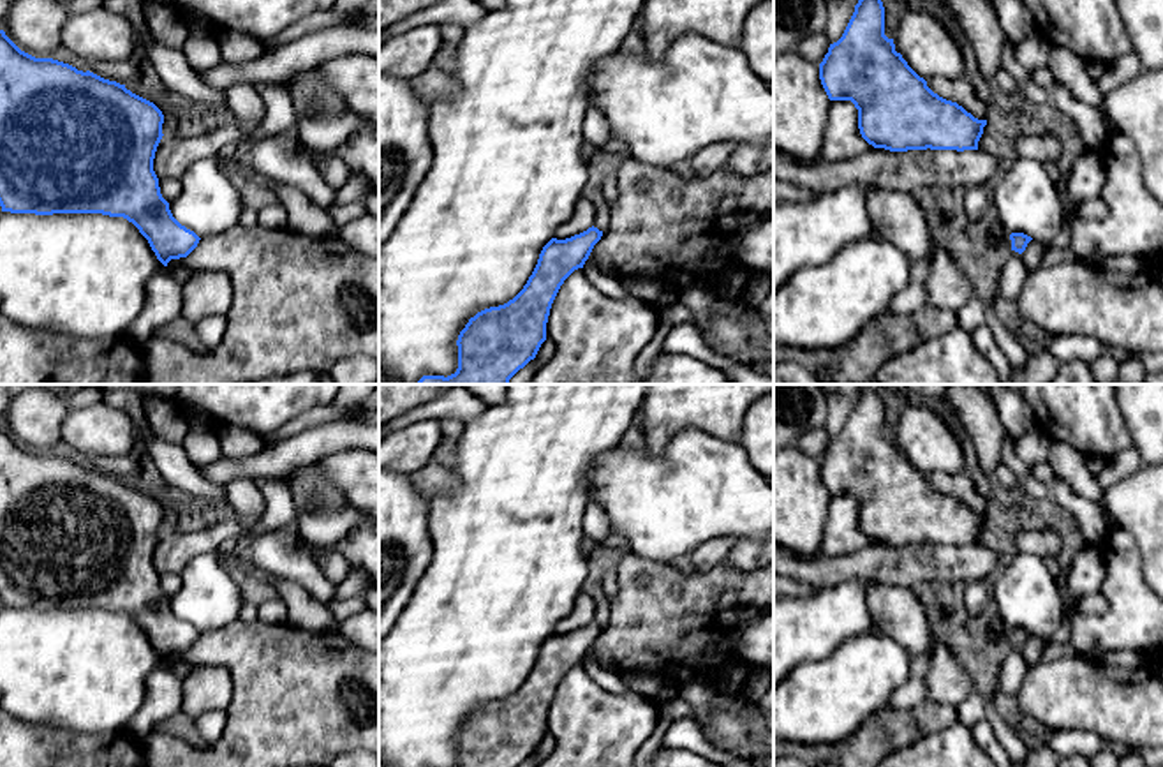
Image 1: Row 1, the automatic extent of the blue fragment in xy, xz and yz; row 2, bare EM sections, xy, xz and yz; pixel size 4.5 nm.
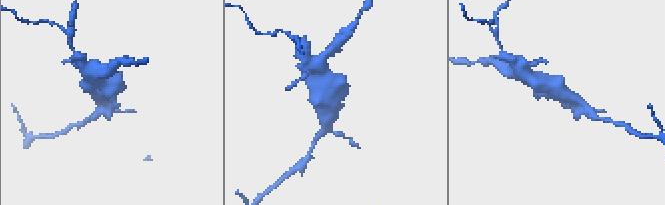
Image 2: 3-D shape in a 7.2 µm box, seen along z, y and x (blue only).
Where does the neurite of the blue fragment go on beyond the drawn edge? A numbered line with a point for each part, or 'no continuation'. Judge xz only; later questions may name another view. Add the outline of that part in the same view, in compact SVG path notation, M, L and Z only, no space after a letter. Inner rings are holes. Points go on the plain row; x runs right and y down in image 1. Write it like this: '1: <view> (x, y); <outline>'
no continuation

